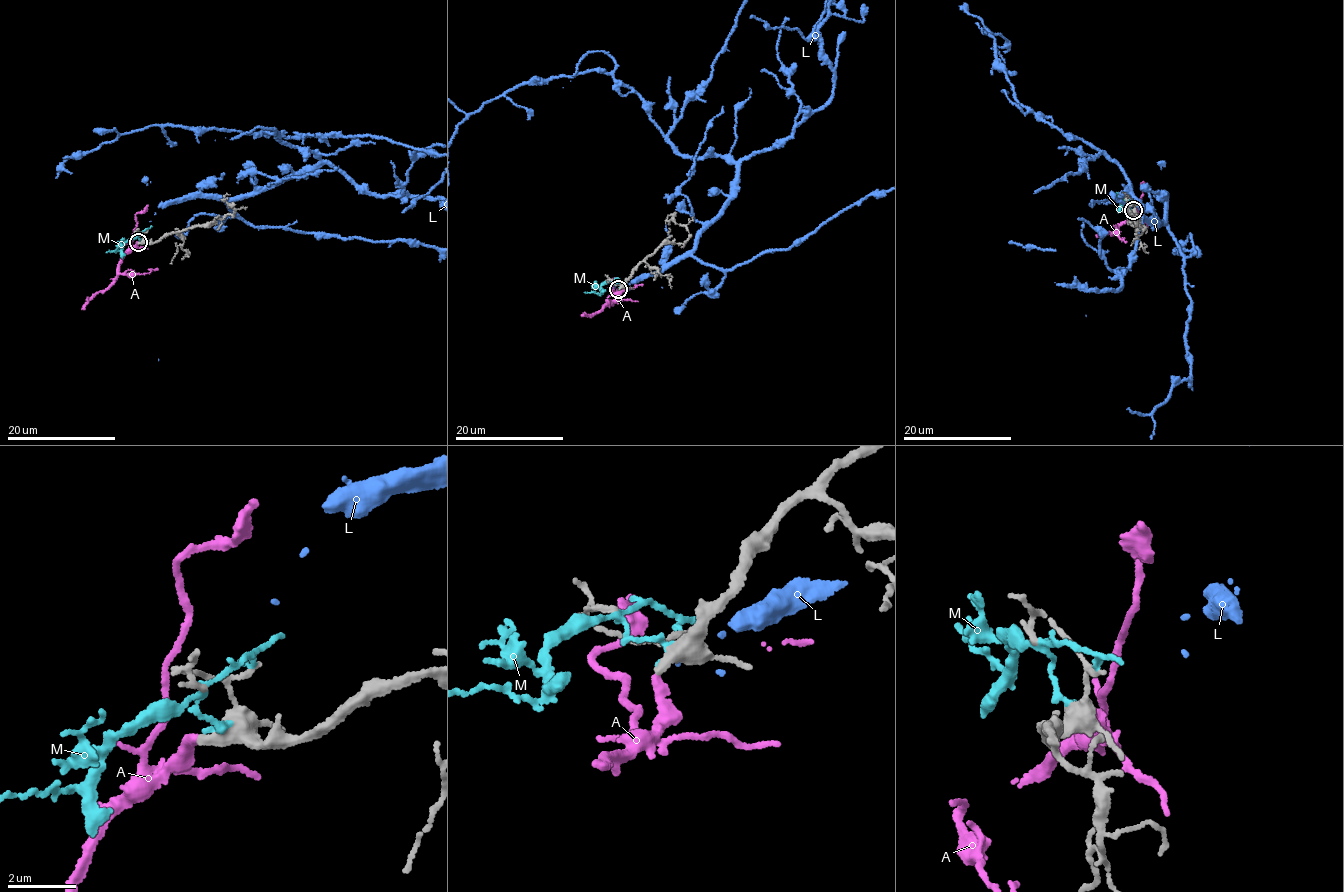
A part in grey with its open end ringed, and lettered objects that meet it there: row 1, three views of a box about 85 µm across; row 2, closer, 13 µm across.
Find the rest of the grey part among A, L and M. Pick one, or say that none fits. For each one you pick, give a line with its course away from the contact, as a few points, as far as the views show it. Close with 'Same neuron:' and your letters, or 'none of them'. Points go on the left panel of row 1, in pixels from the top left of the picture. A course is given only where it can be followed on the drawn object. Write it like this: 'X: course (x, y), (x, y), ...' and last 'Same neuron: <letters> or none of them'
A: course (139, 242), (122, 258), (112, 283), (93, 294), (82, 309)
Same neuron: A

